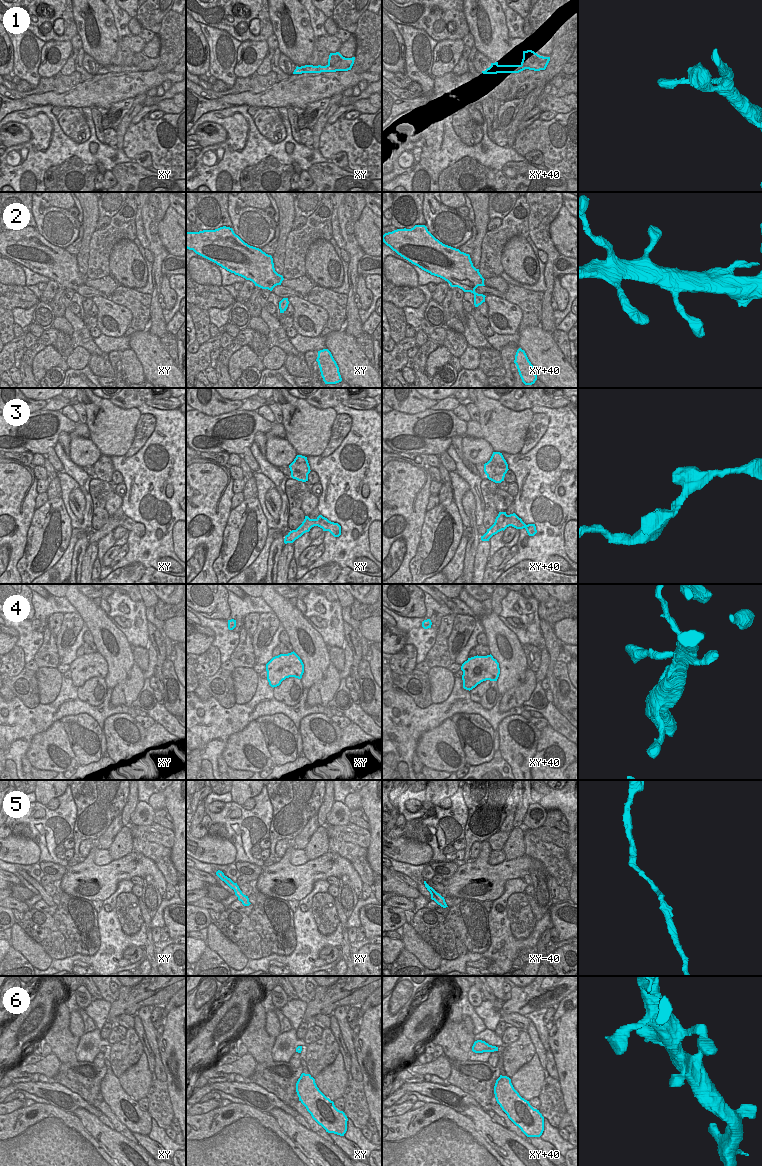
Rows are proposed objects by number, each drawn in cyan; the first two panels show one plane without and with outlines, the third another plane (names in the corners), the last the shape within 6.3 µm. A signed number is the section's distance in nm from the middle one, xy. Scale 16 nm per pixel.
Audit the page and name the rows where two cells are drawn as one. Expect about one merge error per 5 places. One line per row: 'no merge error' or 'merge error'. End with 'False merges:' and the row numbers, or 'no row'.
1: no merge error
2: no merge error
3: no merge error
4: no merge error
5: no merge error
6: no merge error
False merges: no row

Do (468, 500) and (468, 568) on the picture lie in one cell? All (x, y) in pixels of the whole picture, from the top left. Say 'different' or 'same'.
same

